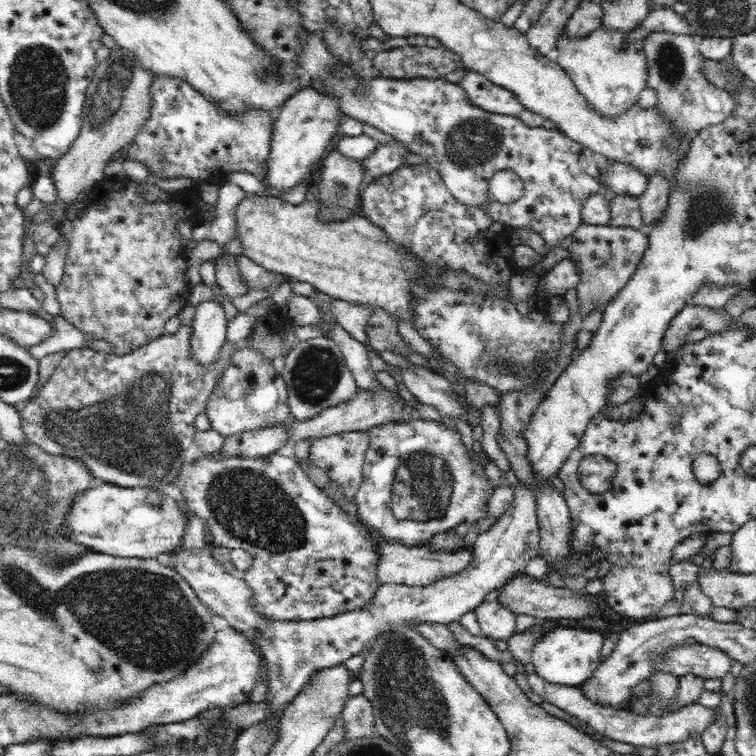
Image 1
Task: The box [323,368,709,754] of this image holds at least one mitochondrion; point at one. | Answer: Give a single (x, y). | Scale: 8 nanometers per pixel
(410, 703)

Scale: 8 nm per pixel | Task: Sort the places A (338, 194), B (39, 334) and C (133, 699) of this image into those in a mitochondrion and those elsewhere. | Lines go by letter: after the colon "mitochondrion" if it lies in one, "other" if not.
A: mitochondrion
B: other
C: other

